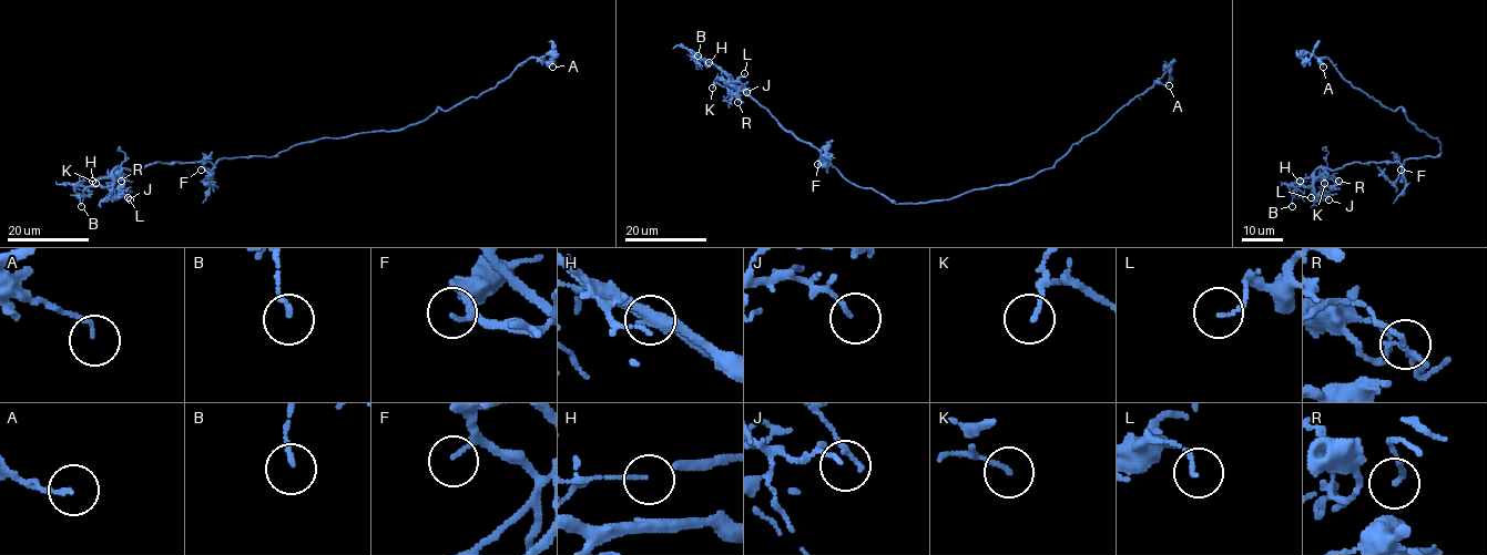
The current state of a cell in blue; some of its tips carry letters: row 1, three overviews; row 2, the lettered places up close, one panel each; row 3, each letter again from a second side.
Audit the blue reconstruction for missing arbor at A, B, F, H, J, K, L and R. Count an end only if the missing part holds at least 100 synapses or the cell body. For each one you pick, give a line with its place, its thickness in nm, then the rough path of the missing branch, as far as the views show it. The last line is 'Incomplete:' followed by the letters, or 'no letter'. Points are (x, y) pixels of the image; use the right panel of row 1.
H: place (1300, 181); calibre 90 nm; course (1300, 181), (1285, 173), (1282, 161), (1289, 146), (1282, 129), (1294, 152), (1311, 168), (1324, 172), (1335, 191)
Incomplete: H

